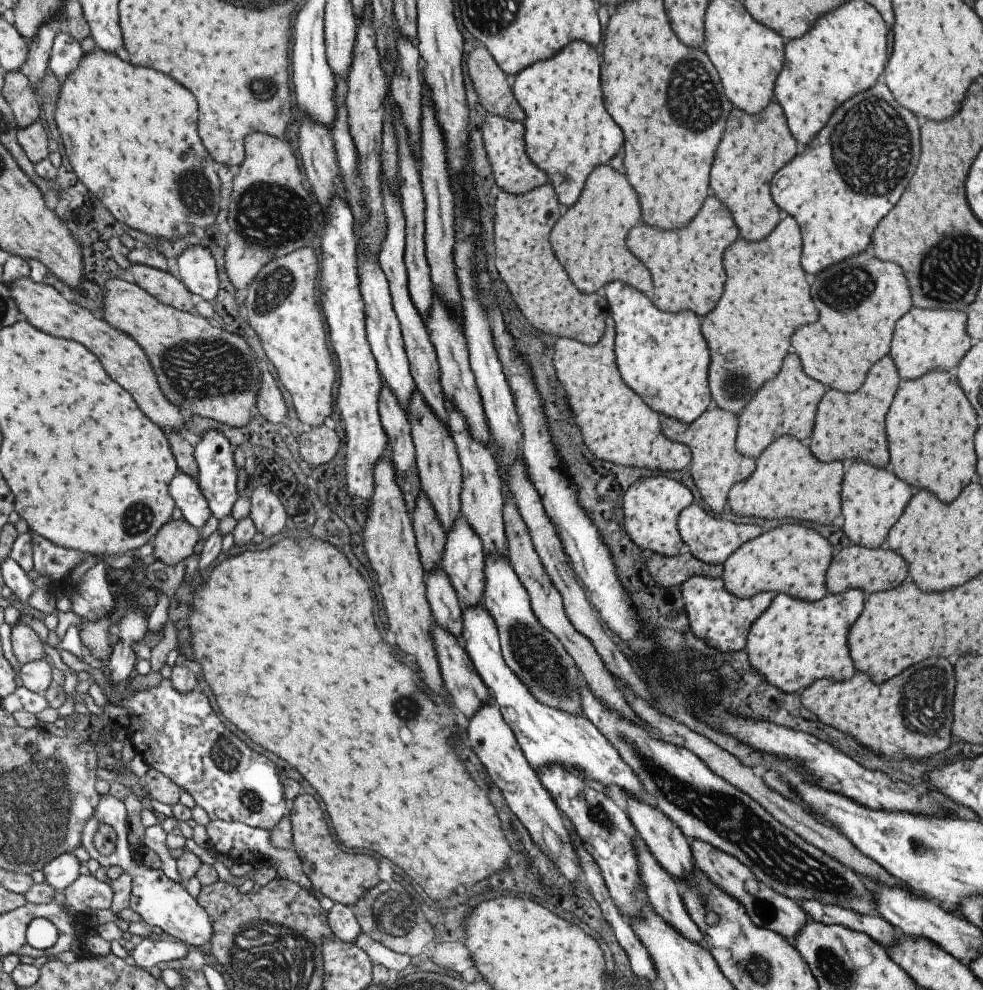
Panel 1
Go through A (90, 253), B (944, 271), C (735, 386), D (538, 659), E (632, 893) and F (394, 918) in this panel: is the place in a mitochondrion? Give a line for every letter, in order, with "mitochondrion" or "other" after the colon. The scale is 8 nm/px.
A: other
B: mitochondrion
C: mitochondrion
D: mitochondrion
E: mitochondrion
F: mitochondrion

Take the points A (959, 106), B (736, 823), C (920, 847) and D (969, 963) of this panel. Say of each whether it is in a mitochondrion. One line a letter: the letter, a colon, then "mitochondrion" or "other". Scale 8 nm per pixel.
A: other
B: mitochondrion
C: mitochondrion
D: other

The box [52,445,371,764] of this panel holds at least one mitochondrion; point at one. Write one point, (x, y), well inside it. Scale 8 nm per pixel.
(136, 520)

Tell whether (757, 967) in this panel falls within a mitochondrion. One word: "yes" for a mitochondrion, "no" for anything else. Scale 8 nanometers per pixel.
yes

